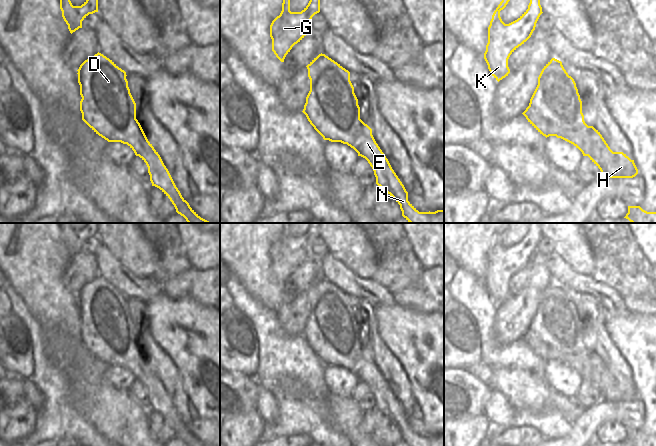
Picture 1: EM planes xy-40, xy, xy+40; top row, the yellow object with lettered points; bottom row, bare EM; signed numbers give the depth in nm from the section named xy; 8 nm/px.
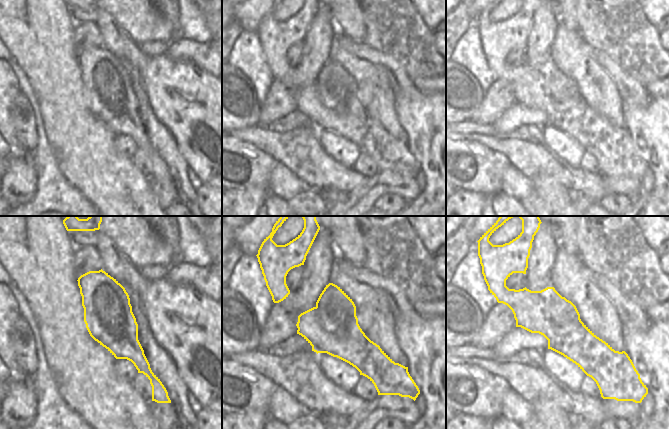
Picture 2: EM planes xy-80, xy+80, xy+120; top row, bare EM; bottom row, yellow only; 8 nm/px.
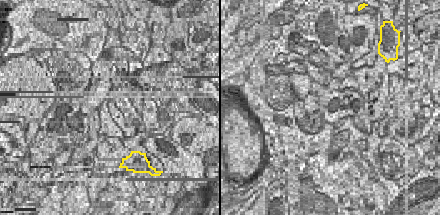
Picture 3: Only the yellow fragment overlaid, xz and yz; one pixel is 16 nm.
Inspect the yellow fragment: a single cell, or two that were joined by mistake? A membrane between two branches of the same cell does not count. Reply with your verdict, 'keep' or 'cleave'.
cleave

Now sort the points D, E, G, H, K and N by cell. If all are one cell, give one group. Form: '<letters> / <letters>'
D E N / G H K

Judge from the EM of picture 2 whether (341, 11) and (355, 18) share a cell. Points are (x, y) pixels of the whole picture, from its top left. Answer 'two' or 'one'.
one

